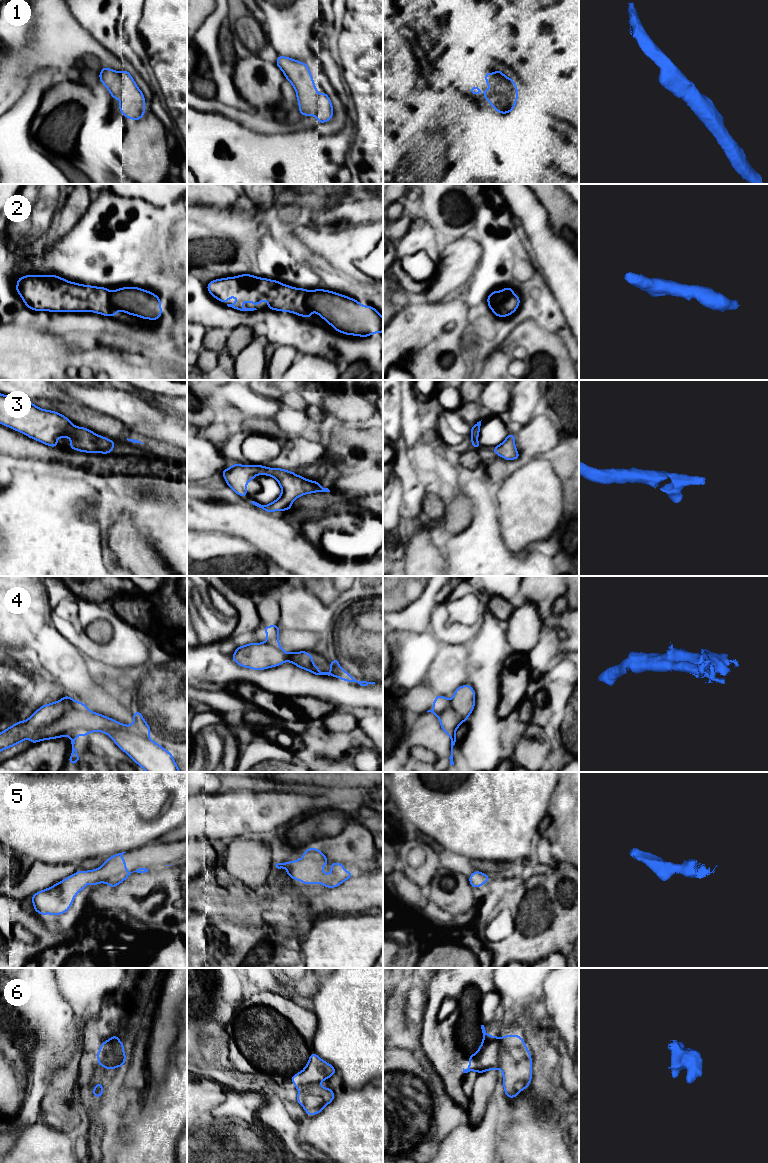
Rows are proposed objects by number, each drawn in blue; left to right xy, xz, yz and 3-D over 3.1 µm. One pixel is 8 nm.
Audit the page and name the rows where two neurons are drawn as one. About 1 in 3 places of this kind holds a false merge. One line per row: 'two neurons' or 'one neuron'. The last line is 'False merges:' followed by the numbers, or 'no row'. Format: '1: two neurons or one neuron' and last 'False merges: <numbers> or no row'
1: one neuron
2: one neuron
3: one neuron
4: two neurons
5: one neuron
6: two neurons
False merges: 4, 6

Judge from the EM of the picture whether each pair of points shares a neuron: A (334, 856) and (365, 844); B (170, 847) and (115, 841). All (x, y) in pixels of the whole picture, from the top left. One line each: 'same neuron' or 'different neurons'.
A: same neuron
B: different neurons

